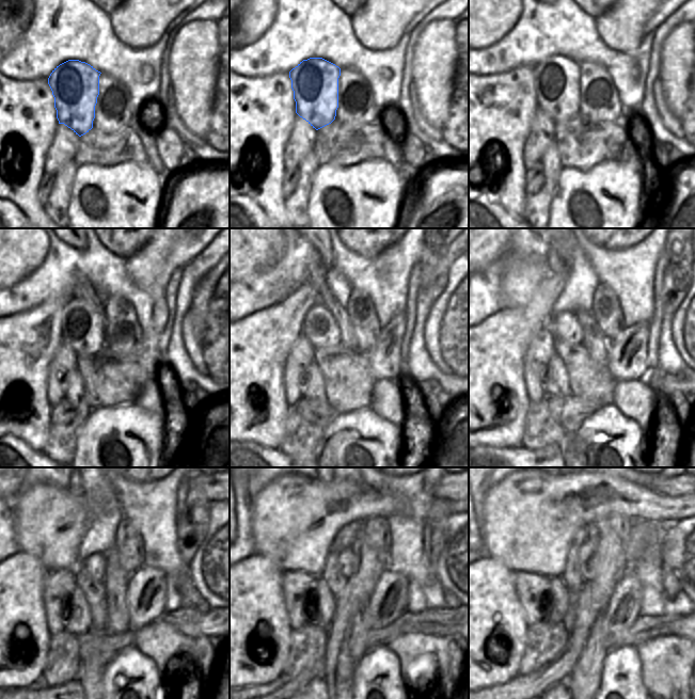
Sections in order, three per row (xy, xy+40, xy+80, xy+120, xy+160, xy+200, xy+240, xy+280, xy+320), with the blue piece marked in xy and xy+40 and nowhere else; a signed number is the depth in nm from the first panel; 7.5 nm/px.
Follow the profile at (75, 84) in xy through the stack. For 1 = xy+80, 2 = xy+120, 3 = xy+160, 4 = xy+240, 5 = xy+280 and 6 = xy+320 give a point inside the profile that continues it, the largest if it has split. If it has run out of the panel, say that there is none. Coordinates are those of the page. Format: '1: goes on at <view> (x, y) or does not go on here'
1: goes on at xy+80 (557, 78)
2: goes on at xy+120 (81, 326)
3: goes on at xy+160 (319, 327)
4: goes on at xy+240 (95, 565)
5: goes on at xy+280 (348, 561)
6: goes on at xy+320 (588, 556)

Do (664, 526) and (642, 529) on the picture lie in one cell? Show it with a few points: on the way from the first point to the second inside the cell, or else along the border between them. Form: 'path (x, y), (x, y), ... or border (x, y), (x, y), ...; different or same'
path (659, 528), (647, 529); same

